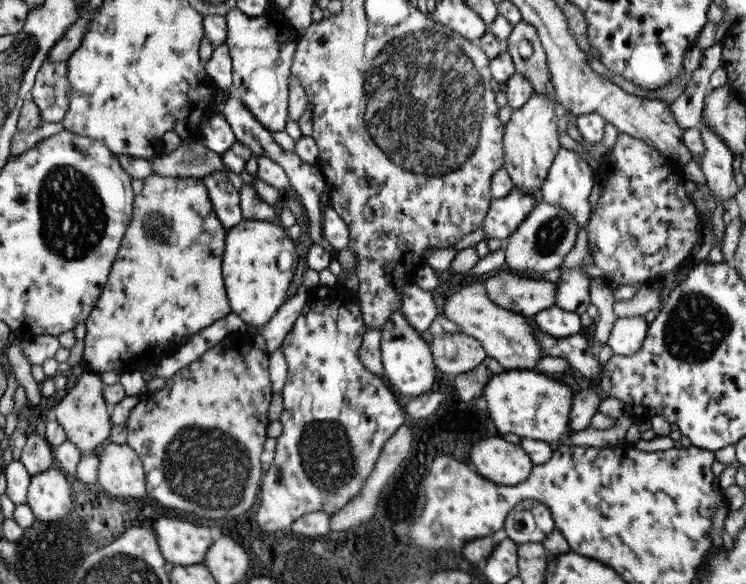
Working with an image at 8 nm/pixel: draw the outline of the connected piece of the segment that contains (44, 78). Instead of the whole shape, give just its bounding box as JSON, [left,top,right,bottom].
[31,60,71,122]

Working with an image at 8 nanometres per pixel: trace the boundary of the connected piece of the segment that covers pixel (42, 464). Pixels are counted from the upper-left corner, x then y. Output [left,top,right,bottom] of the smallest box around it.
[18,433,53,475]

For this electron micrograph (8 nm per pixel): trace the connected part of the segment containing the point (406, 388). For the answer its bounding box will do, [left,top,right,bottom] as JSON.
[380,308,435,396]

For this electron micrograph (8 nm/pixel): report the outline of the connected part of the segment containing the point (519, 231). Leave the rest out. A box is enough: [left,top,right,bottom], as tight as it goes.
[503,199,580,273]

